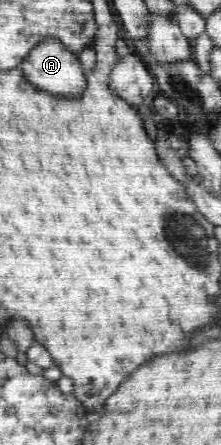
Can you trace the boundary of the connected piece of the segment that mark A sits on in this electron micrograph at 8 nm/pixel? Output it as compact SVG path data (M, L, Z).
M48 38L38 43L29 51L24 61L19 66L26 81L34 87L62 98L77 98L86 87L86 71L82 69L79 56L68 51L62 42Z

